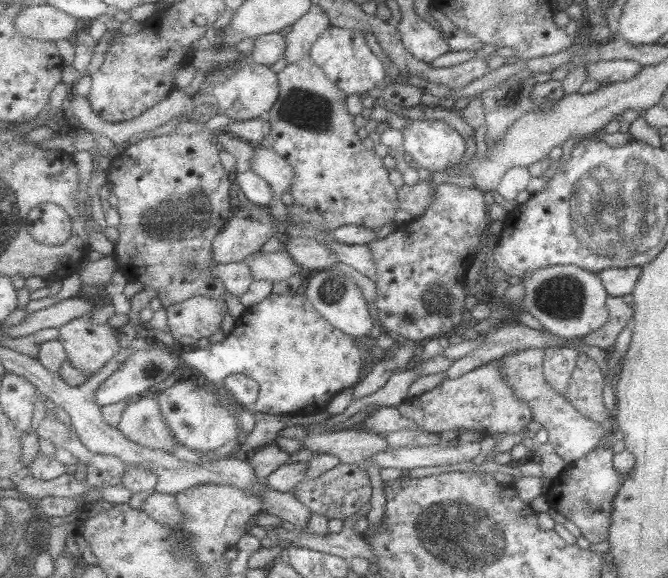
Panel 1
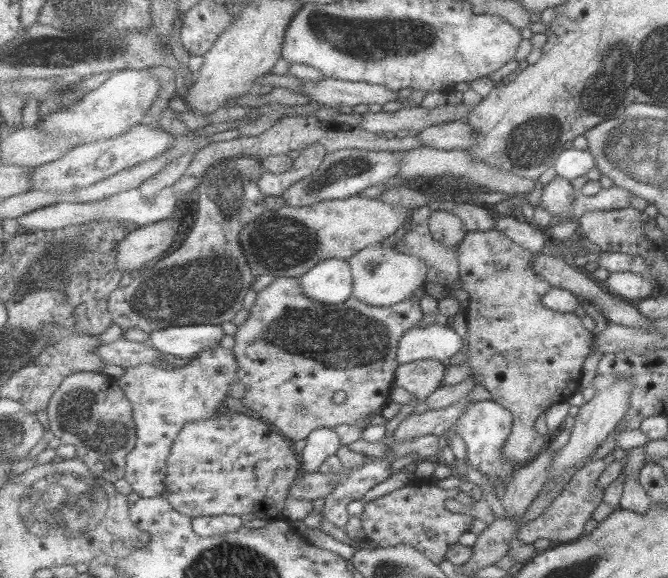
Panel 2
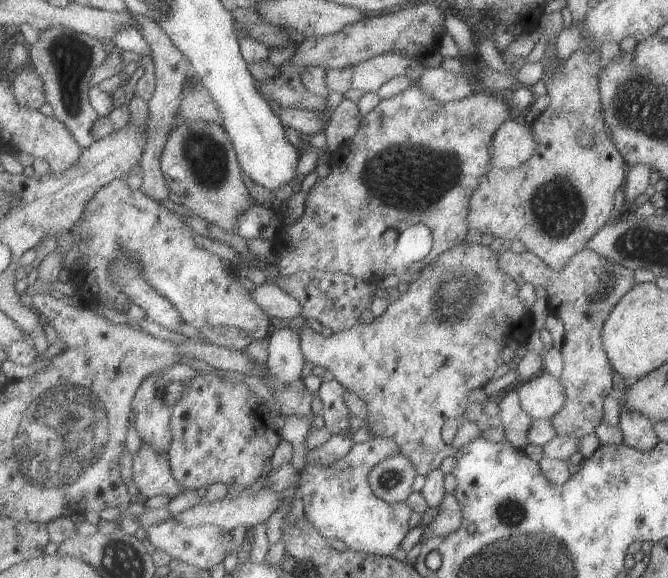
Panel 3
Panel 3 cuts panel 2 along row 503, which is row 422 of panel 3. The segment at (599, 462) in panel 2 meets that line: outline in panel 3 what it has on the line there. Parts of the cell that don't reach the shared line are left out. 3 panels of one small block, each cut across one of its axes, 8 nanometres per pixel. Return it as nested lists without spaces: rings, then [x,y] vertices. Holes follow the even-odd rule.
[[[586,247],[573,254],[561,270],[547,268],[540,258],[527,250],[520,253],[500,250],[497,264],[519,286],[527,283],[542,286],[549,312],[563,323],[564,333],[559,348],[563,366],[558,379],[565,391],[565,402],[561,410],[549,418],[555,434],[578,439],[593,434],[595,426],[602,420],[603,399],[613,394],[612,368],[603,350],[601,328],[613,306],[634,285],[632,271]]]

